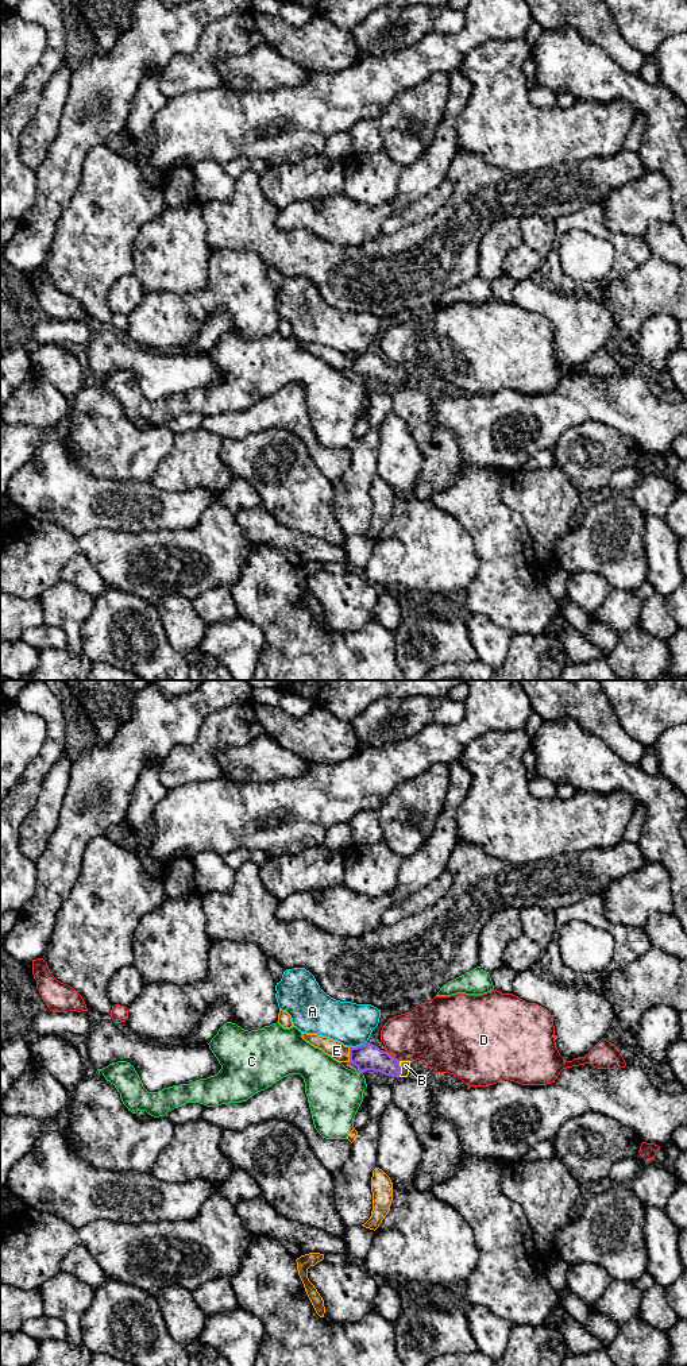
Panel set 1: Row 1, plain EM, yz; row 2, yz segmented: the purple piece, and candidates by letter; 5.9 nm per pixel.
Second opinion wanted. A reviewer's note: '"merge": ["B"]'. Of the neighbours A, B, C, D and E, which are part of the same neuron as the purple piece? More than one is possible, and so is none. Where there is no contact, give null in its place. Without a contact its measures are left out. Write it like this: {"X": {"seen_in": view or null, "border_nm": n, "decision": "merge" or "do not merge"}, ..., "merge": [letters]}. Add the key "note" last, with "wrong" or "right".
{"A": {"seen_in": "yz", "border_nm": 110, "decision": "do not merge"}, "B": {"seen_in": "yz", "border_nm": 100, "decision": "merge"}, "C": {"seen_in": "yz", "border_nm": 40, "decision": "do not merge"}, "D": {"seen_in": "yz", "border_nm": 100, "decision": "do not merge"}, "E": {"seen_in": "yz", "border_nm": 90, "decision": "do not merge"}, "merge": ["B"], "note": "right"}

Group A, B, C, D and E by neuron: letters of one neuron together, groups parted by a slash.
A / B / C / D E

